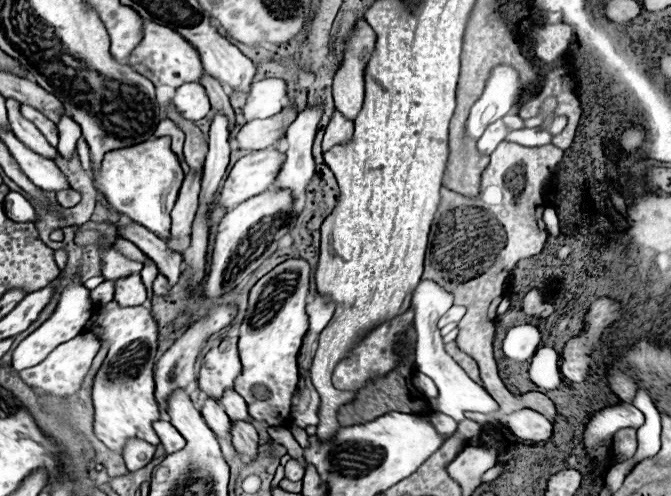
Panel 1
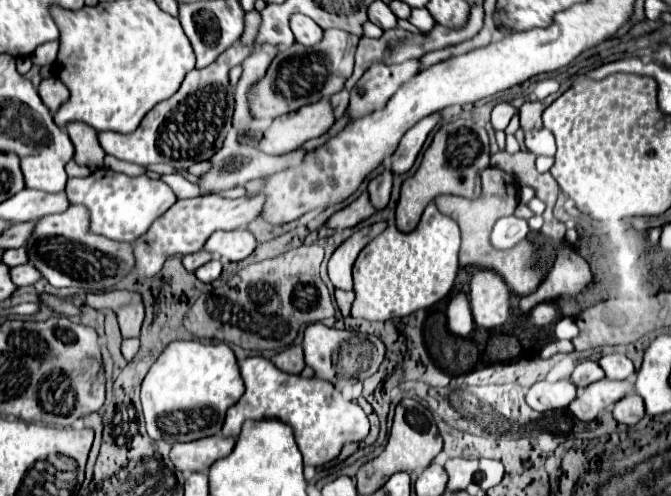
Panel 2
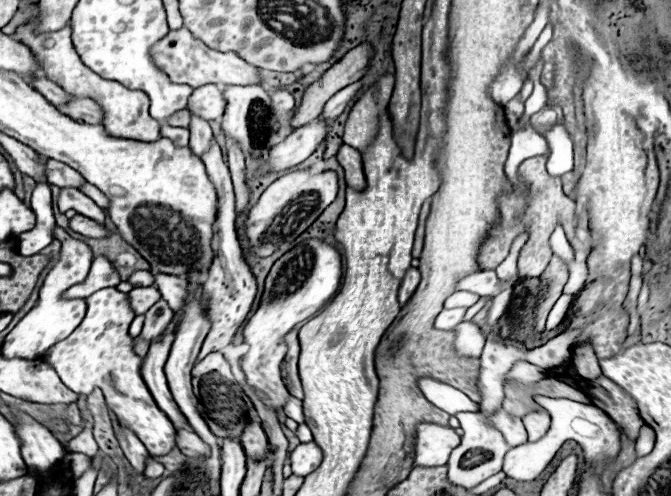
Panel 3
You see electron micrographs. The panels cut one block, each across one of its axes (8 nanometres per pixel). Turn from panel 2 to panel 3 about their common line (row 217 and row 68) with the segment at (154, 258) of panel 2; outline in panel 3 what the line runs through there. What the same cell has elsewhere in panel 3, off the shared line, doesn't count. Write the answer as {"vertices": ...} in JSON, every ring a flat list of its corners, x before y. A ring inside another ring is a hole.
{"vertices":[[186,28,170,30,170,34,152,48,152,58,156,60,156,66,164,70,172,82,188,84,192,88,204,86,204,84,218,84,218,86,250,86,250,84,262,84,262,76,256,66,248,64,246,60,240,60,240,56,232,52,216,52,208,48,200,38,190,34]]}

